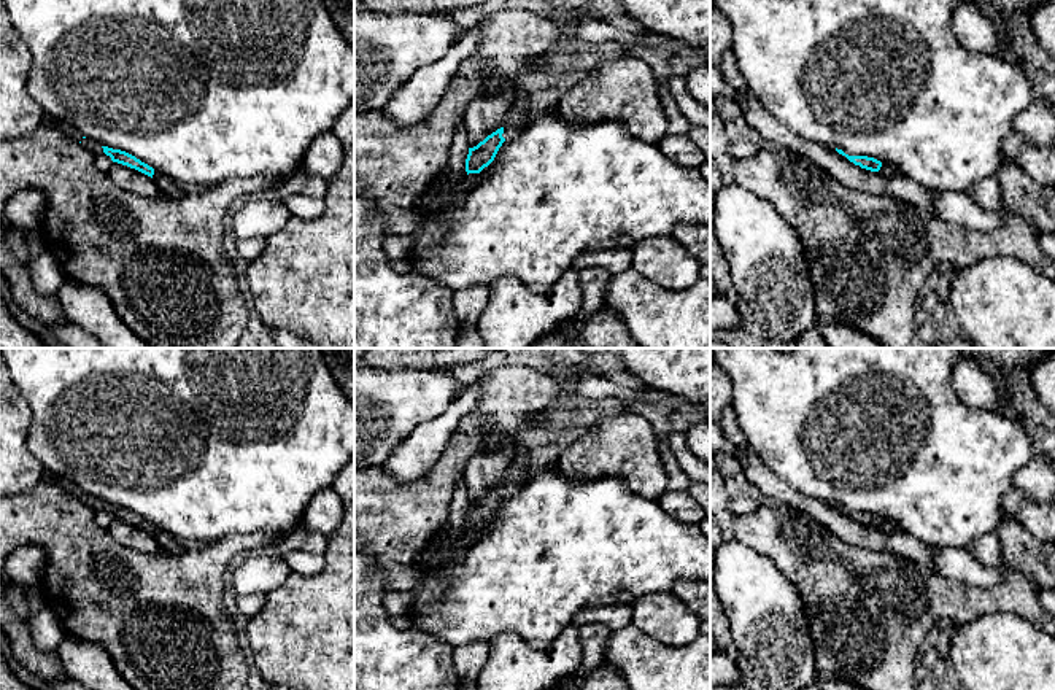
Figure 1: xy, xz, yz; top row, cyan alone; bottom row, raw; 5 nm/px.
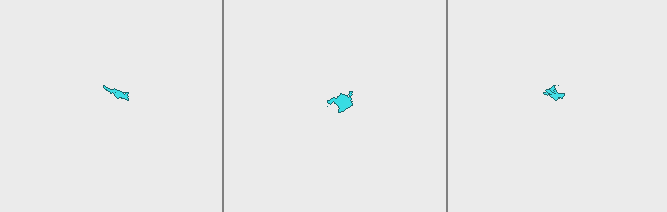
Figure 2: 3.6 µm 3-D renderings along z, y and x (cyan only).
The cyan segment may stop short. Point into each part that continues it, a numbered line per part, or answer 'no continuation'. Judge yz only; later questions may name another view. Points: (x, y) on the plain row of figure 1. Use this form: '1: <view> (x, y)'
no continuation

